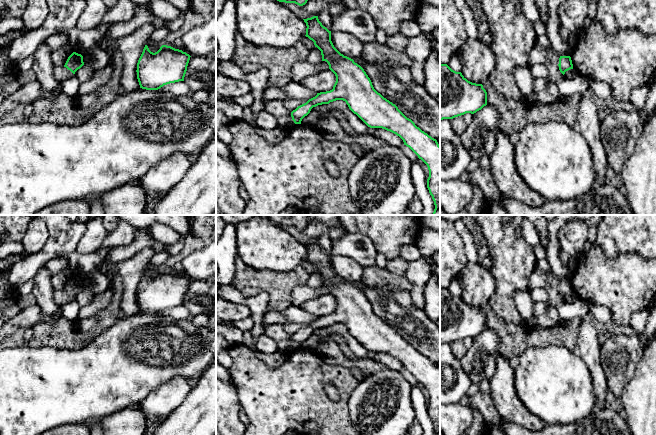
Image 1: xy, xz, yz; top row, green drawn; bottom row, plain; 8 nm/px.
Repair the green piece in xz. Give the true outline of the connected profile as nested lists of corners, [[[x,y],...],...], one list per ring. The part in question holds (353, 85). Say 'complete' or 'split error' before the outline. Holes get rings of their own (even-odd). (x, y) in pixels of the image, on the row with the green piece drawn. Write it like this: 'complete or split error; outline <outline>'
complete; outline [[[318,16],[303,19],[306,23],[306,37],[314,42],[315,47],[321,51],[322,61],[326,61],[329,69],[335,74],[336,82],[333,89],[326,92],[317,93],[306,103],[298,106],[291,112],[292,120],[295,124],[301,124],[302,119],[307,116],[313,107],[322,104],[329,104],[336,100],[343,100],[349,109],[356,114],[368,127],[382,128],[399,136],[404,145],[409,147],[419,159],[428,167],[429,177],[427,188],[434,201],[435,209],[432,215],[440,215],[440,145],[437,140],[422,131],[415,123],[407,118],[398,107],[378,93],[364,71],[364,69],[354,62],[353,59],[341,54],[331,41],[331,31],[322,25]]]

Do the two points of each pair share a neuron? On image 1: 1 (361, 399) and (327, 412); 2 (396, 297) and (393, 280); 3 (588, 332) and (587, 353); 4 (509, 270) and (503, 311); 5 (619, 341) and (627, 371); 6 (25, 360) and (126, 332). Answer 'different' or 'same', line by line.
1: different
2: different
3: same
4: same
5: same
6: same

